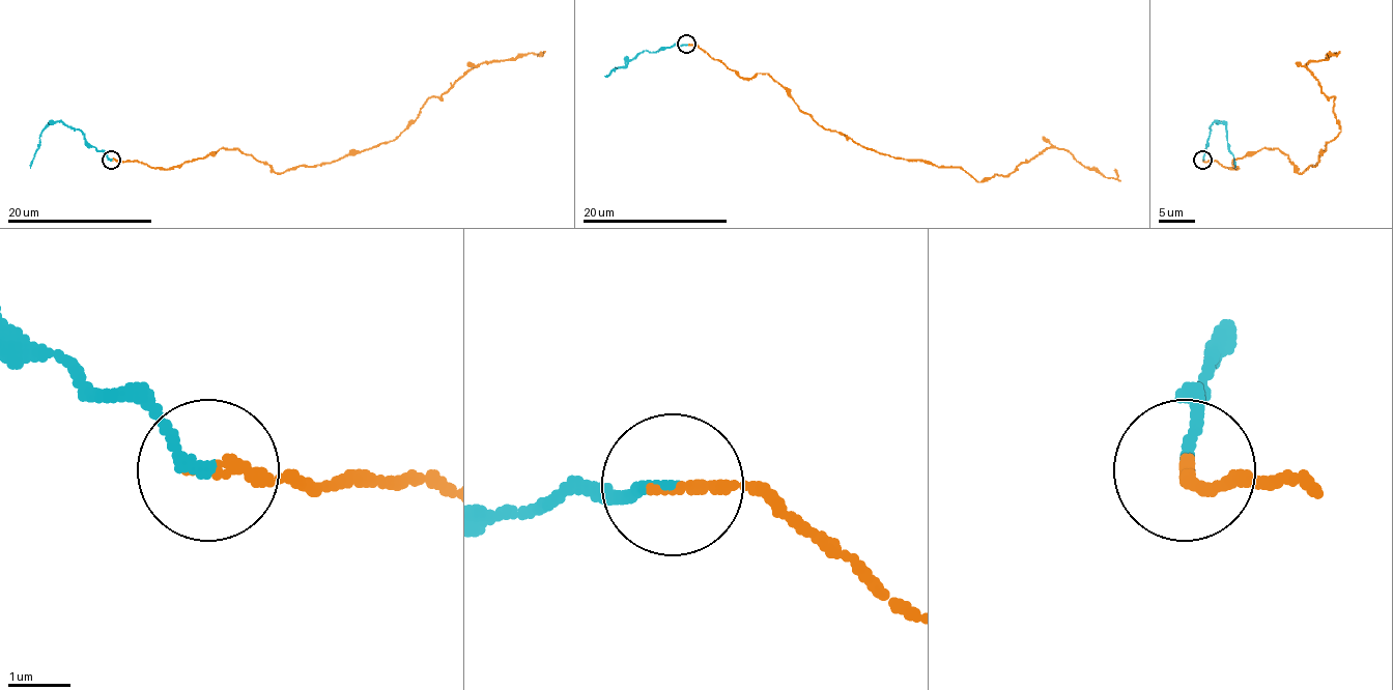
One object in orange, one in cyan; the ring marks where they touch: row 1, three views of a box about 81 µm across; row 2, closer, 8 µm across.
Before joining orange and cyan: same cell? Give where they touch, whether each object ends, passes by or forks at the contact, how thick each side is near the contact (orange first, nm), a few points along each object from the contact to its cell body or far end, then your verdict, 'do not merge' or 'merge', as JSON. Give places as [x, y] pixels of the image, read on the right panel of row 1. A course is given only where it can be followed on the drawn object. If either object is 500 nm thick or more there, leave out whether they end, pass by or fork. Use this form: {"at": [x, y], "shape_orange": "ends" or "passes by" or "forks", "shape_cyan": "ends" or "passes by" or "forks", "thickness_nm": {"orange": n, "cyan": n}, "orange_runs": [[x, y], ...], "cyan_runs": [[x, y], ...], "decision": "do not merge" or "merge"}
{"at": [1202, 160], "shape_orange": "ends", "shape_cyan": "ends", "thickness_nm": {"orange": 190, "cyan": 180}, "orange_runs": [[1203, 160], [1235, 169], [1269, 147], [1300, 173], [1314, 166], [1341, 130], [1334, 96], [1307, 69], [1327, 53]], "cyan_runs": [[1203, 160], [1209, 127], [1214, 122], [1221, 122], [1235, 167]], "decision": "merge"}

